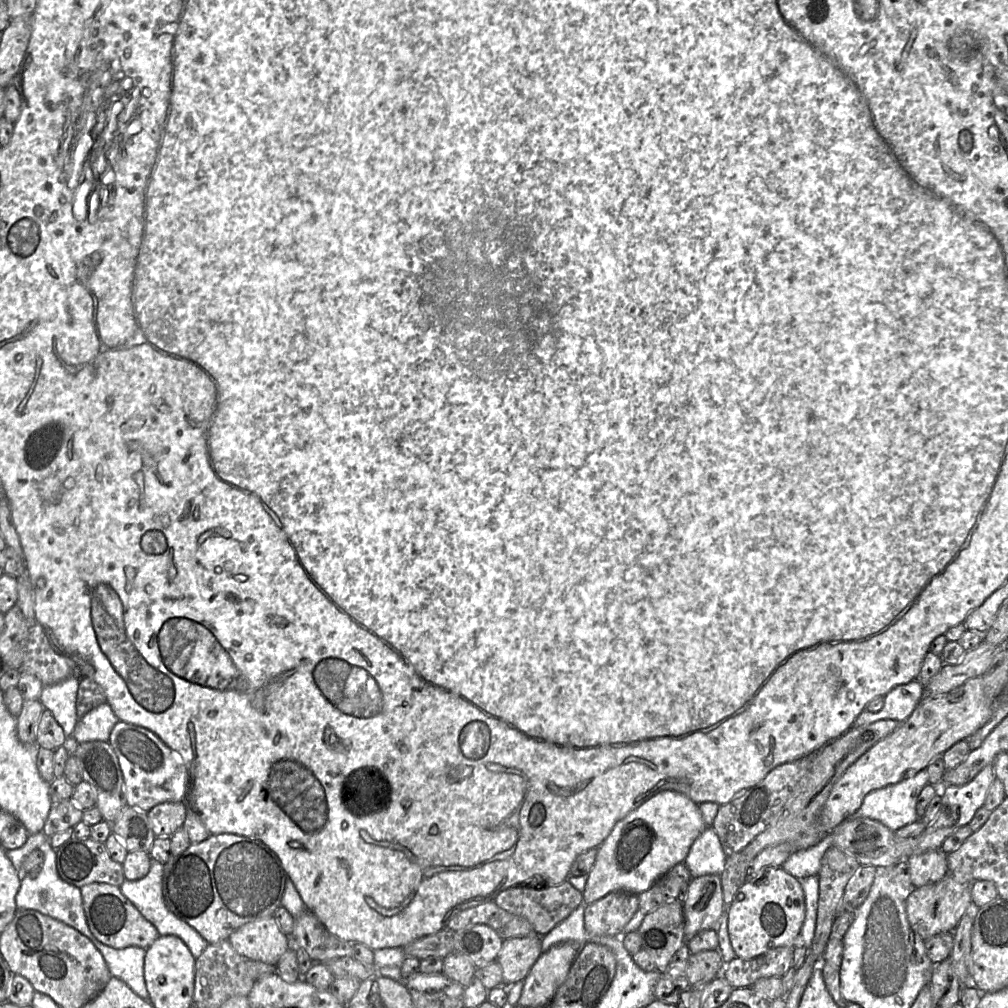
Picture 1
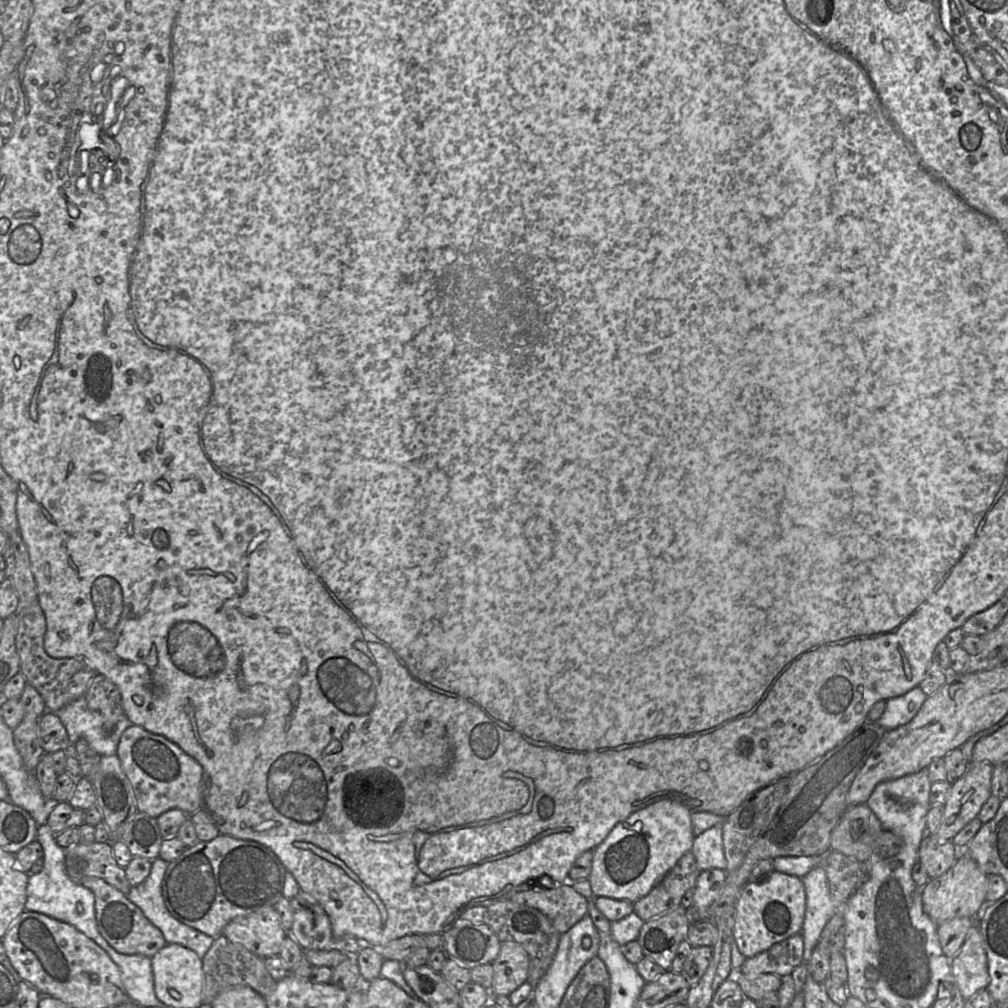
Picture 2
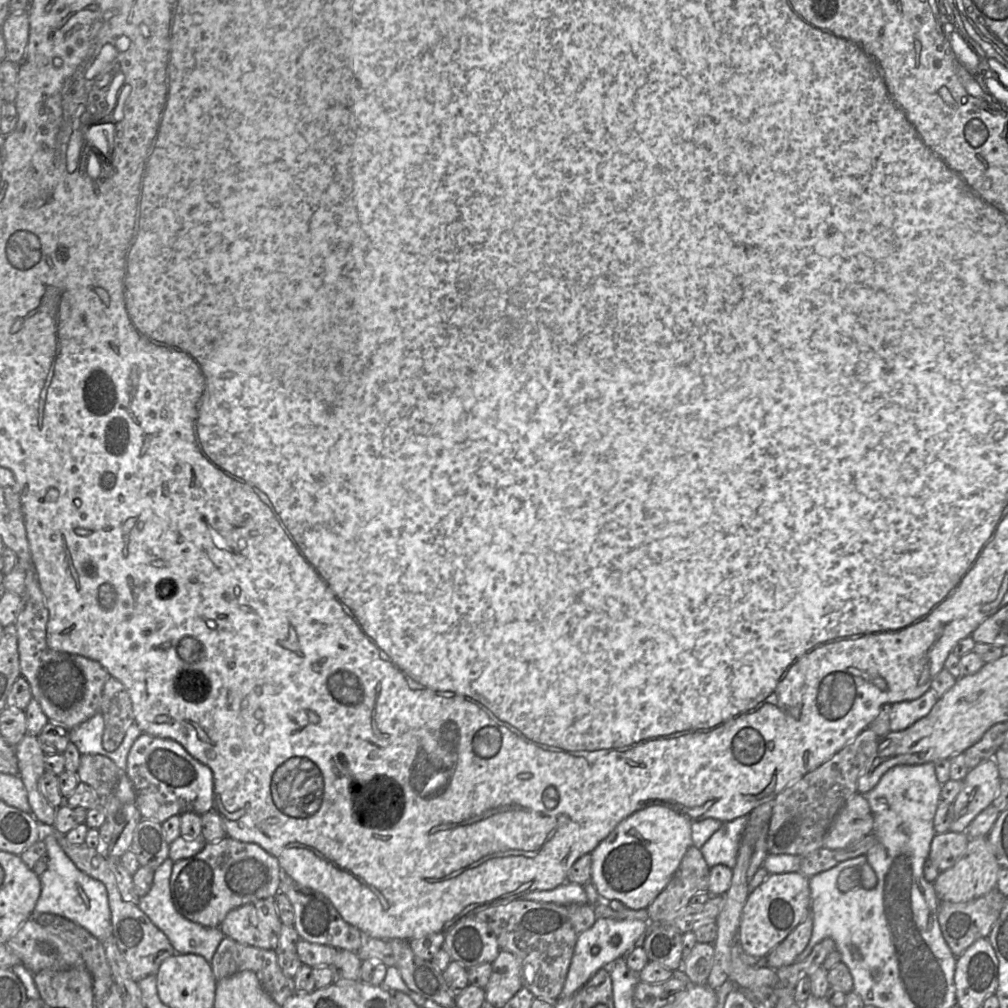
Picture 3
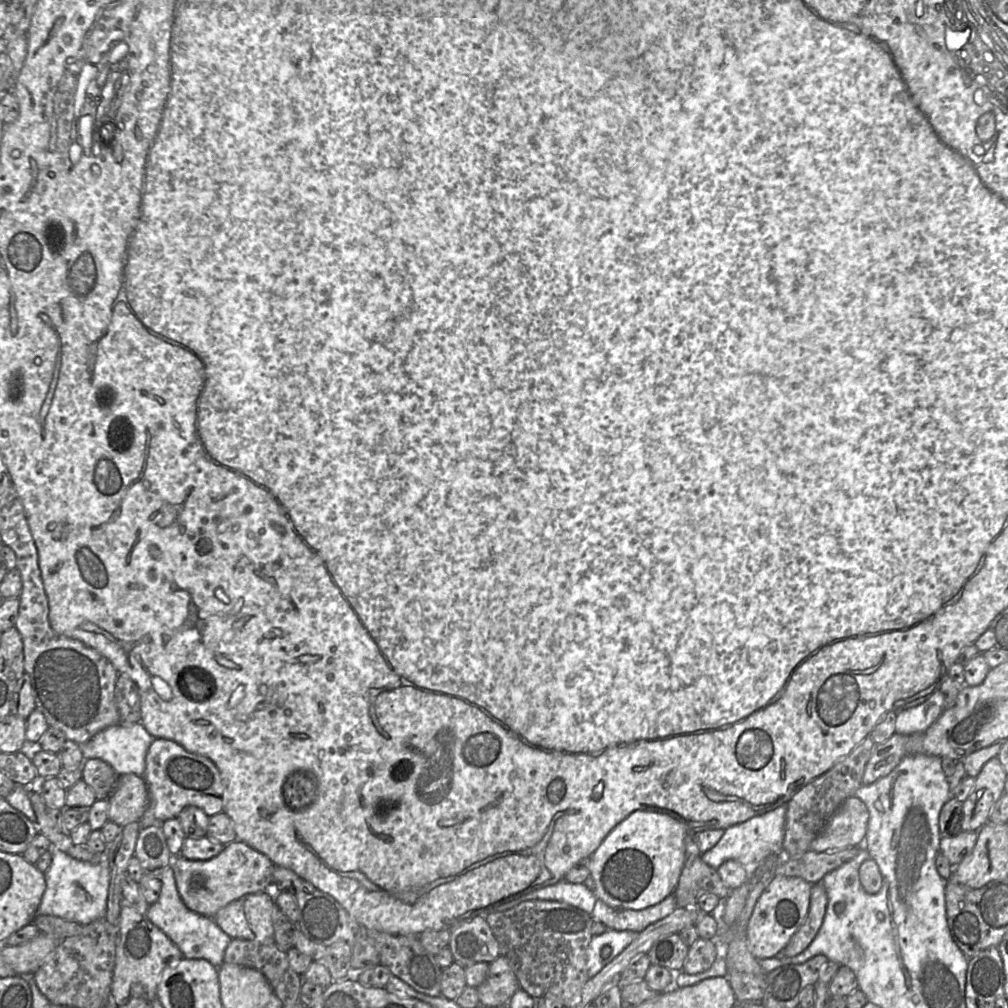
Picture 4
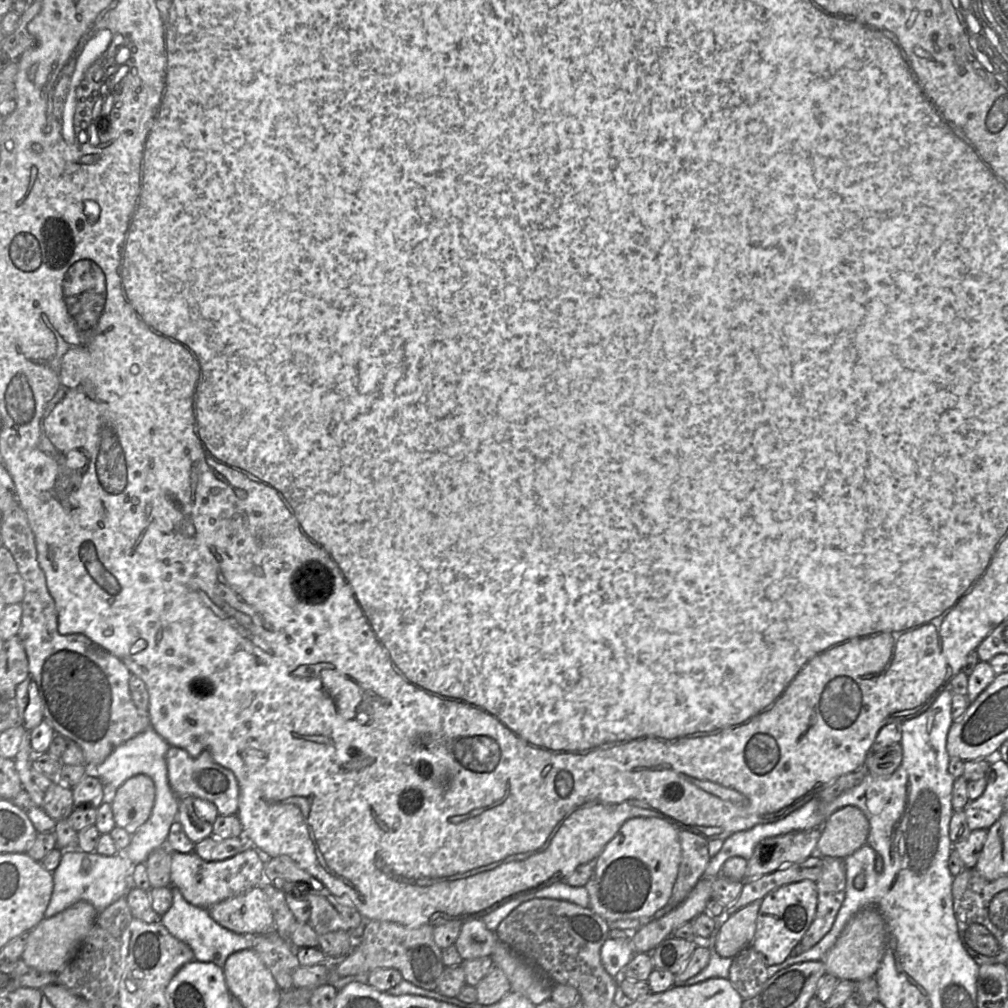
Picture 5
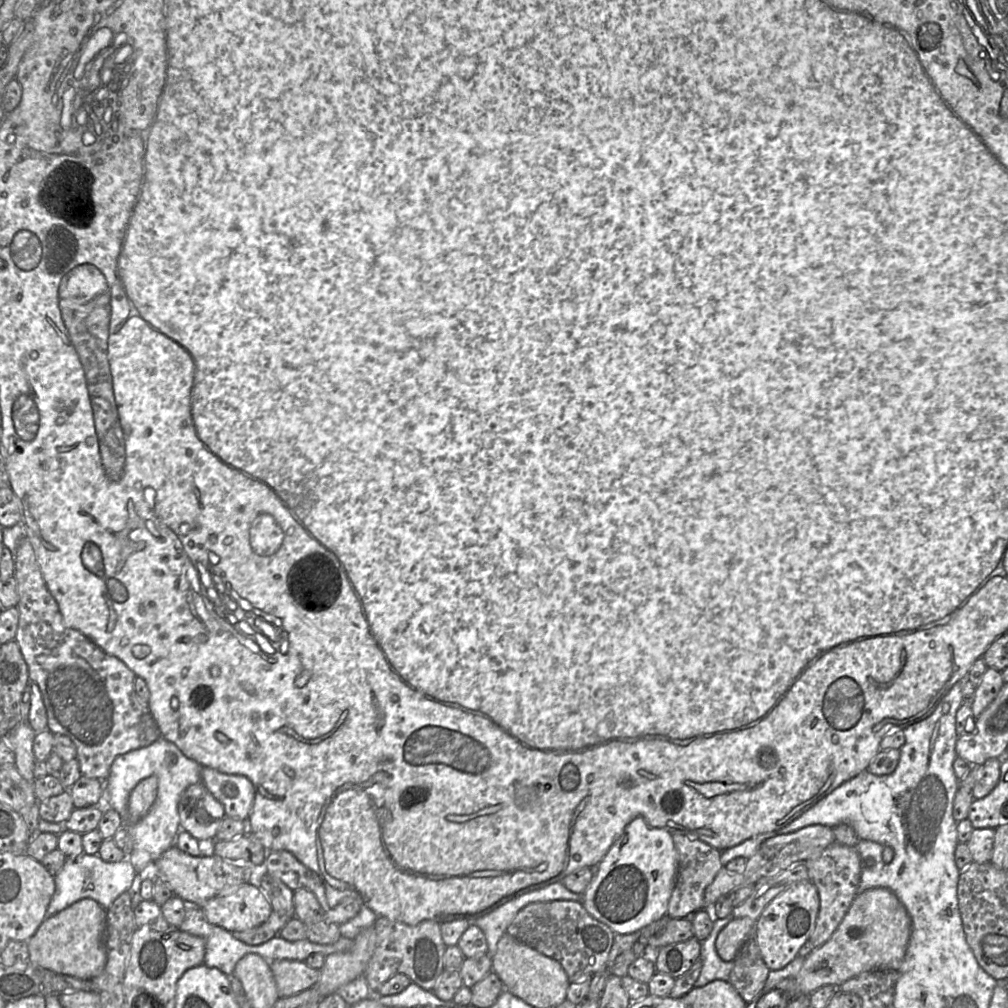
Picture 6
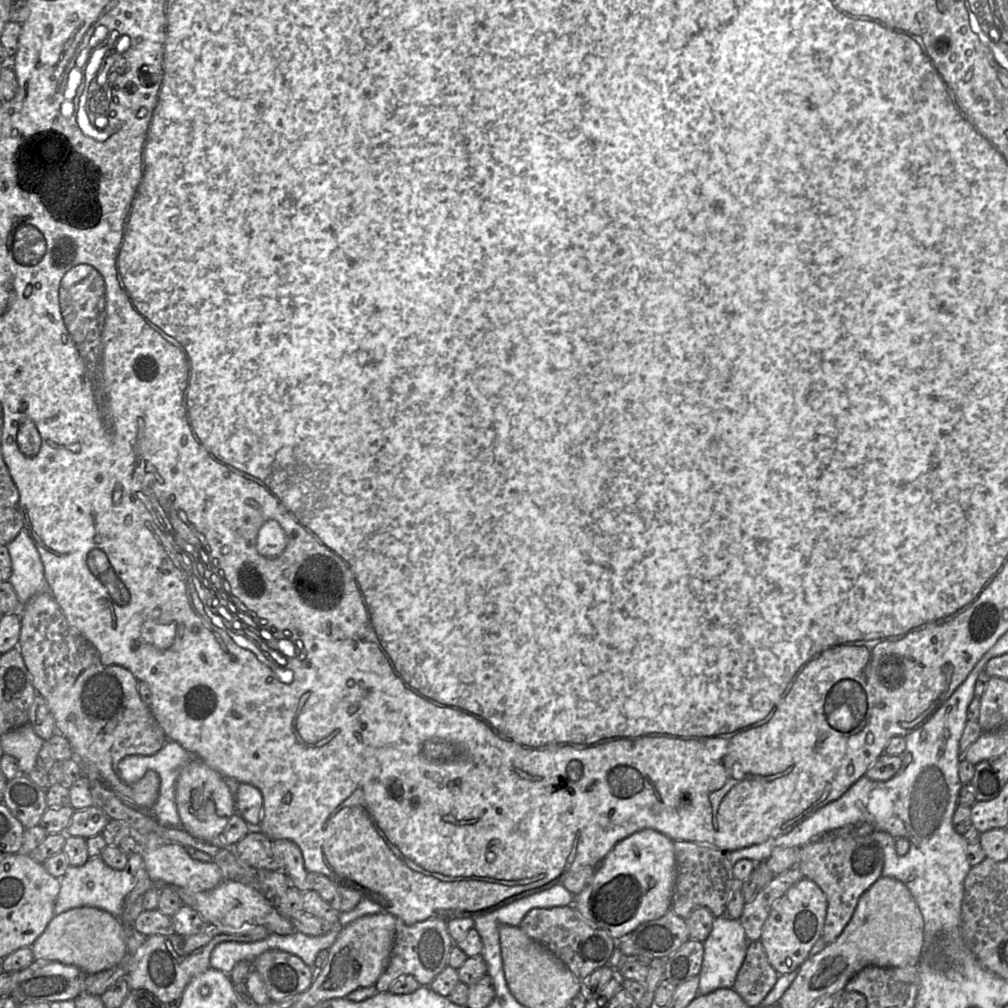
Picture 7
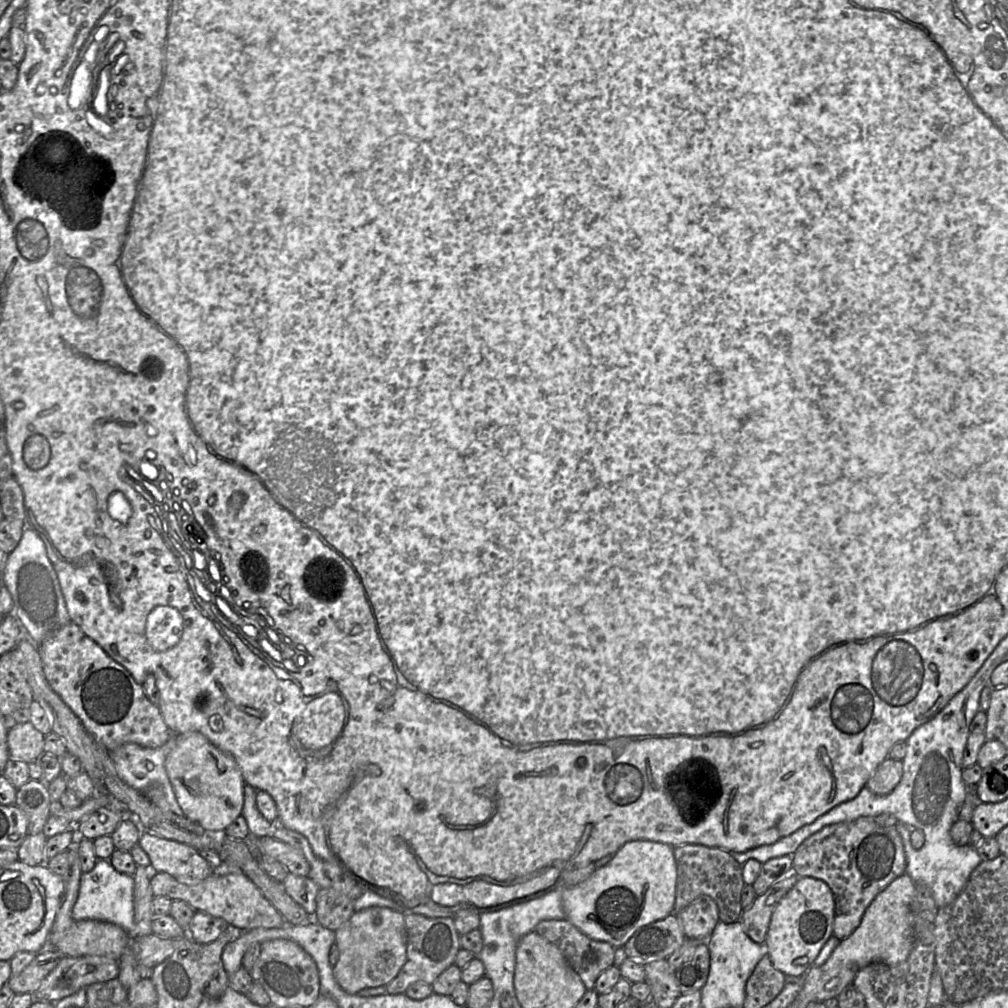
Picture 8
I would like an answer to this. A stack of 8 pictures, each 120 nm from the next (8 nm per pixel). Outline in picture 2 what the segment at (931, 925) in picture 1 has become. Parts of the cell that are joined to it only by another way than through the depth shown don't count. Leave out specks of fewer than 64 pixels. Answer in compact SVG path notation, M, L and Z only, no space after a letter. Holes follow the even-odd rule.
M961 852L953 866L943 875L930 879L922 888L924 912L939 924L957 917L976 918L987 904L988 876L965 852Z

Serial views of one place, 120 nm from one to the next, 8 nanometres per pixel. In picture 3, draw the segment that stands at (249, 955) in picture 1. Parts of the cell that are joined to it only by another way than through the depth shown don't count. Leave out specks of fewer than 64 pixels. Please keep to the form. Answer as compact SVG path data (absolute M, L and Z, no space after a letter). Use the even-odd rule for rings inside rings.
M266 898L231 910L219 929L239 943L277 950L281 926L274 898Z

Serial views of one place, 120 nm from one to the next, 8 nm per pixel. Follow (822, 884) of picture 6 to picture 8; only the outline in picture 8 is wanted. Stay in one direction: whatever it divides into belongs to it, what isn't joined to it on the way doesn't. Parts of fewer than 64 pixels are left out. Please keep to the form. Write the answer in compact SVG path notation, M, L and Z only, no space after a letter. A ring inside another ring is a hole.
M860 817L854 821L840 822L823 827L807 838L792 855L793 873L798 877L813 877L824 881L835 898L833 937L839 940L849 937L860 925L862 917L874 900L893 880L906 872L906 857L901 836L895 826L884 827L872 817Z

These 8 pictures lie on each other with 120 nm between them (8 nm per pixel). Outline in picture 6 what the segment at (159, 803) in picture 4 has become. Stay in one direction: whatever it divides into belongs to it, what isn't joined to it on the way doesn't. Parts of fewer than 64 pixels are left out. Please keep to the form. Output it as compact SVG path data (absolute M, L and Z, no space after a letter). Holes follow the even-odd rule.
M202 767L201 782L223 805L225 816L247 821L255 797L254 786L247 777Z

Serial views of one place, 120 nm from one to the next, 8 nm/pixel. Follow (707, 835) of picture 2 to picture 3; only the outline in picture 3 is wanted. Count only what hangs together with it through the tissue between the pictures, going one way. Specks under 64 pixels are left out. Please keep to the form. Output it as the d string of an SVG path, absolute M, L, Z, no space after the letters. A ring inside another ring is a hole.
M747 816L722 823L722 826L700 848L710 868L718 864L734 868L741 835L746 824Z

